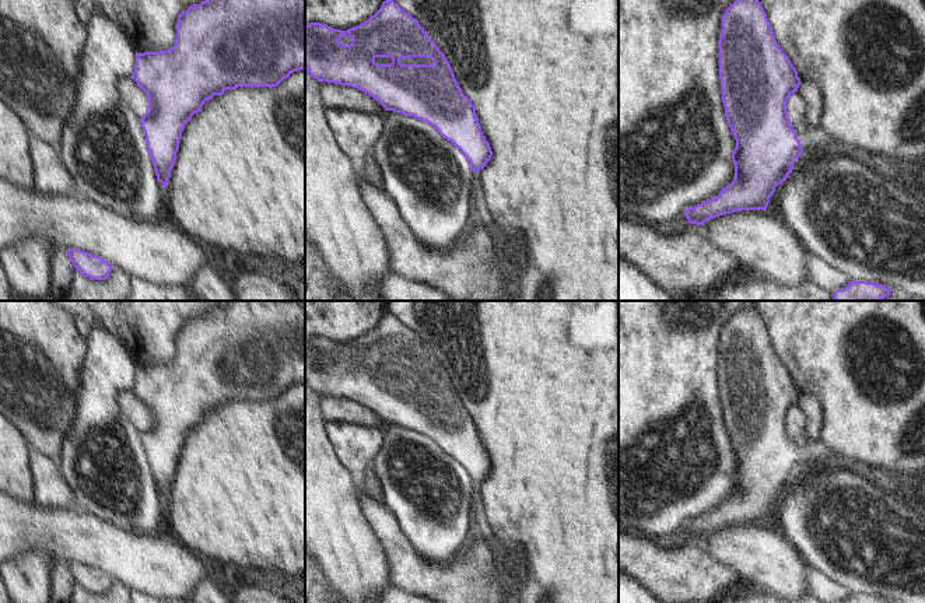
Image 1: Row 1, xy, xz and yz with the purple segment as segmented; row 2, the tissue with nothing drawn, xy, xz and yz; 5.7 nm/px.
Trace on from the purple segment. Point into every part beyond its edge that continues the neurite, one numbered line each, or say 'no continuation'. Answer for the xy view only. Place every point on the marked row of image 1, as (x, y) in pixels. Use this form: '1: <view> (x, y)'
no continuation

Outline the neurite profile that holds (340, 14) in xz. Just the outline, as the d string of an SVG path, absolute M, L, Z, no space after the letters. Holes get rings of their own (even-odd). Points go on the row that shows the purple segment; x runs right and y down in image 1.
M305 0L305 25L320 22L347 31L374 15L385 0Z

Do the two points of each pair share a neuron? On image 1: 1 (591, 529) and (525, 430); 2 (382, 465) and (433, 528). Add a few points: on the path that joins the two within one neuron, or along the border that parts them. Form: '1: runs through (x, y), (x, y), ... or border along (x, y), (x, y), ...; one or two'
1: runs through (571, 504), (536, 469), (532, 455); one
2: runs through (393, 480), (393, 484), (420, 512); one

